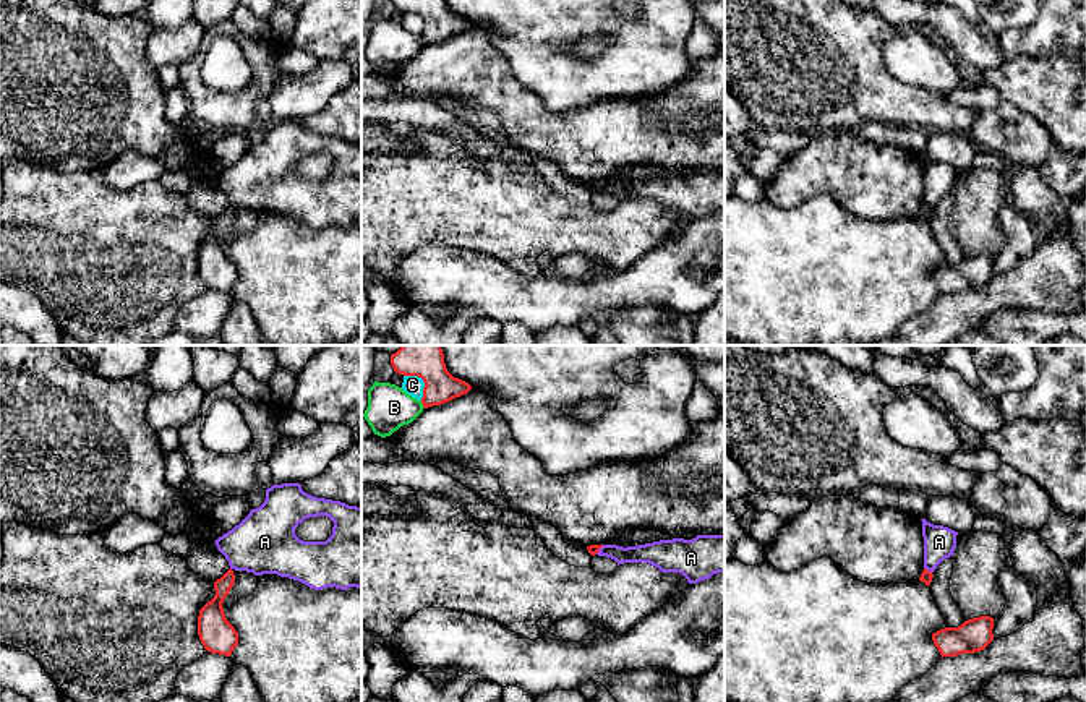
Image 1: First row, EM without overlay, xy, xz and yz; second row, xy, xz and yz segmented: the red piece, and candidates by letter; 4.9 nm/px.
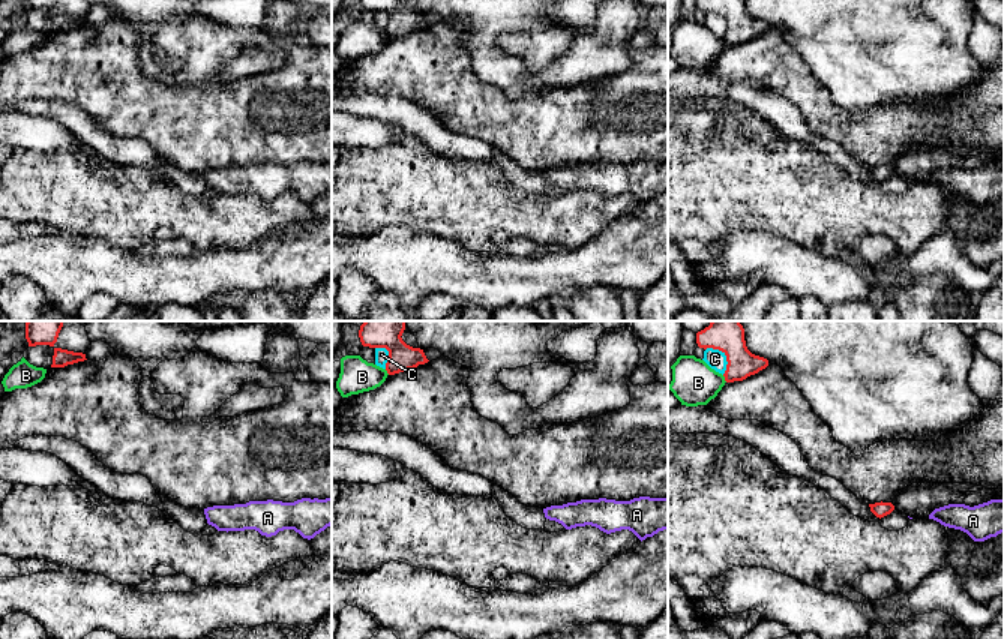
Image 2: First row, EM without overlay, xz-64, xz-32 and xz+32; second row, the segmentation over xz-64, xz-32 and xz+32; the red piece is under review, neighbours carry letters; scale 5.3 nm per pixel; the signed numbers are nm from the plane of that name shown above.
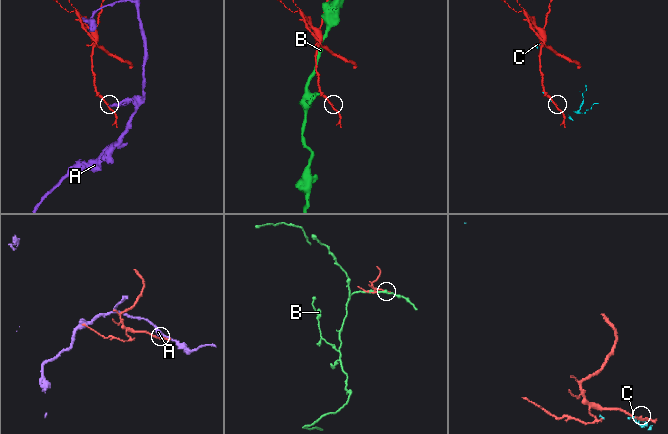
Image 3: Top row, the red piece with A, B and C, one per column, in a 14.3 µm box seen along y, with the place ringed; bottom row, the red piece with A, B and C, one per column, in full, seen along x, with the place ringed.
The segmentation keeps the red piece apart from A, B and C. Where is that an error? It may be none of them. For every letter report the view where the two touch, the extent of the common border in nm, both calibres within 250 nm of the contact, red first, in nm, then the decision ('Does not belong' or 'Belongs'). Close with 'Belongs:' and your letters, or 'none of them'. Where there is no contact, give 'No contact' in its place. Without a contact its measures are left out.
A: Touches red in yz. Shared border 50 nm. Thickness 60 nm (red) against 160 nm. Does not belong
B: Touches red in xz. Shared border 50 nm. Thickness 160 nm (red) against 220 nm. Does not belong
C: Touches red in xz. Shared border 160 nm. Thickness 160 nm (red) against 100 nm. Does not belong
Belongs: none of them

